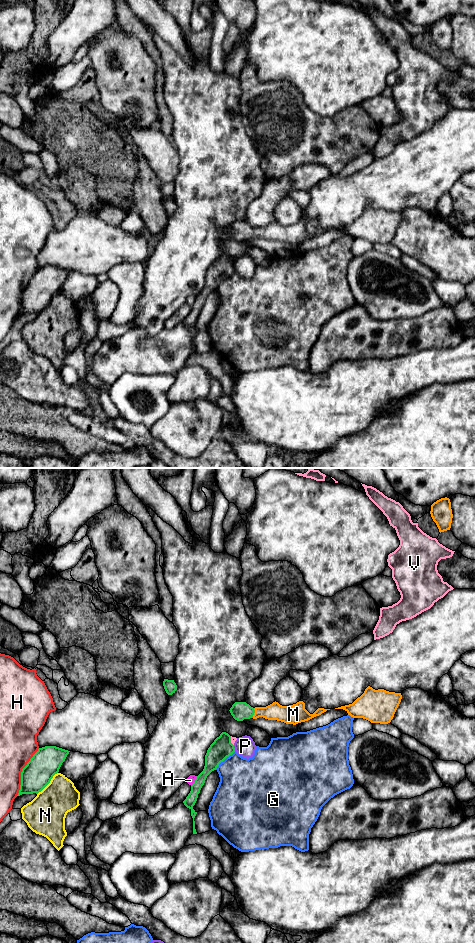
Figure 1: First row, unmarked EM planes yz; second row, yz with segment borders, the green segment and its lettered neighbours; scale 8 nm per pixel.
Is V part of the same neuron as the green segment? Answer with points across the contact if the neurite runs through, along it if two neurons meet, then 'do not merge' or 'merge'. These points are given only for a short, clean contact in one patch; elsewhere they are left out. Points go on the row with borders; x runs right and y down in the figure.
border along yz (230, 736), (230, 742), (233, 745); do not merge

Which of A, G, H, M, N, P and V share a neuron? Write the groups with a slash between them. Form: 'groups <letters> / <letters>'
groups A / G / H / M / N / P / V

